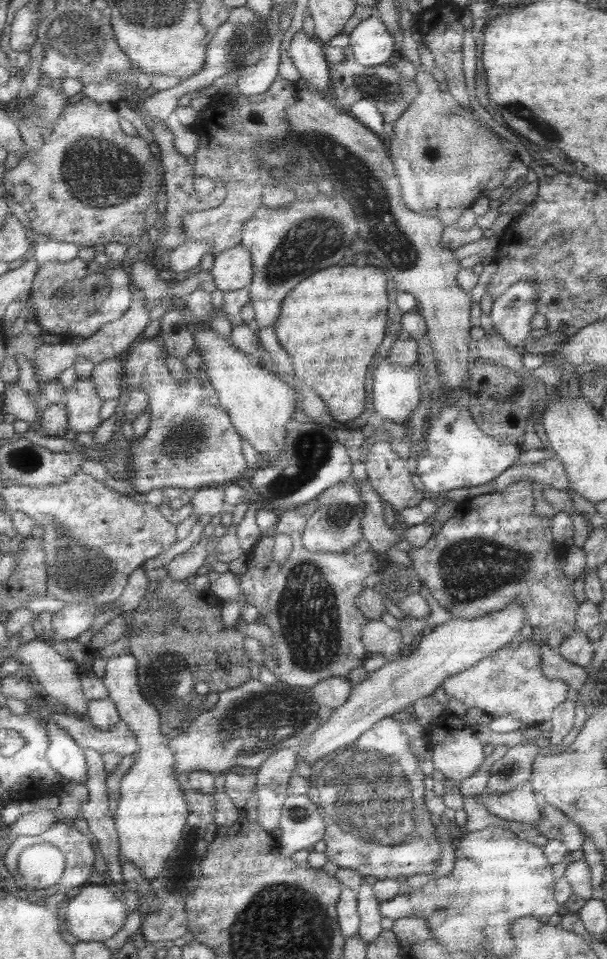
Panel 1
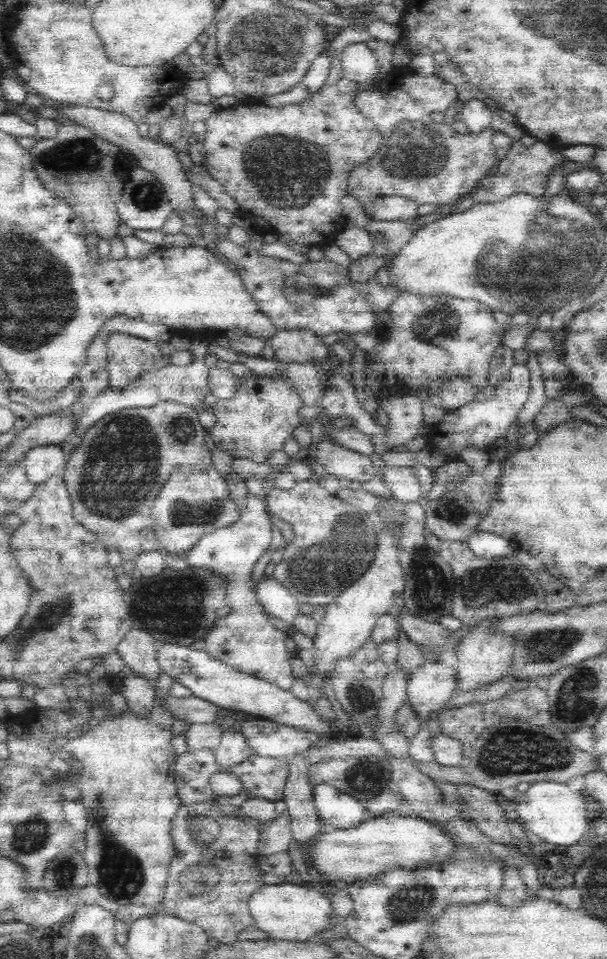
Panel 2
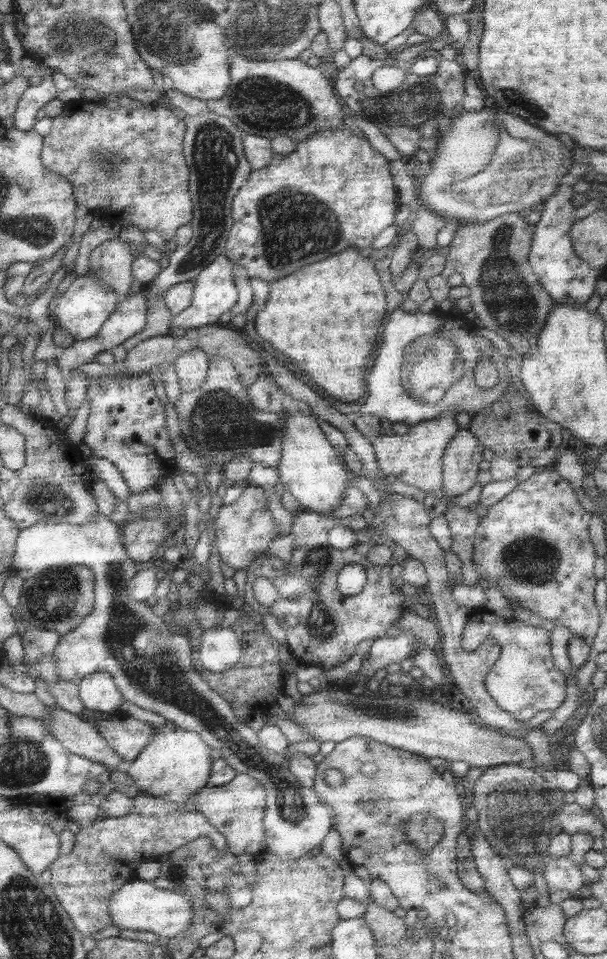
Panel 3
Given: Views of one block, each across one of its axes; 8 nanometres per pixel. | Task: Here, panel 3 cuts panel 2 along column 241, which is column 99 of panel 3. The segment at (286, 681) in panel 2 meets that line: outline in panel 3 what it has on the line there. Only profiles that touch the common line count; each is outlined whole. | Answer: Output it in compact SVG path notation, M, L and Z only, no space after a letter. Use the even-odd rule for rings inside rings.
M95 516L95 520L91 520L85 526L71 526L71 524L45 524L39 522L31 528L25 528L19 532L17 542L15 542L15 552L13 552L13 564L9 566L13 574L21 572L21 576L35 576L37 572L49 568L51 564L57 566L59 562L67 562L73 566L85 566L93 572L95 576L95 600L93 600L93 610L87 618L83 618L79 622L79 626L71 632L67 632L65 636L59 636L59 644L53 650L53 656L57 660L57 670L59 670L59 682L71 682L71 684L79 684L85 676L91 676L95 672L107 672L113 676L113 682L117 686L117 692L121 694L123 702L131 702L141 710L147 710L151 714L159 714L163 716L169 724L185 730L185 732L195 732L199 734L201 742L205 742L209 746L211 752L215 752L215 756L223 758L231 770L235 770L237 774L245 774L249 778L253 778L265 792L265 812L263 812L263 828L265 828L265 846L263 846L263 854L273 856L275 860L283 862L283 864L293 864L295 860L299 860L301 856L309 856L309 852L315 852L319 848L319 844L323 842L323 838L327 836L327 832L331 830L331 810L329 806L323 806L315 792L309 788L301 788L293 774L289 772L289 764L287 764L287 752L291 748L291 744L287 744L287 748L281 754L271 754L267 752L263 746L259 746L257 740L257 732L253 732L251 728L247 728L247 724L239 724L235 714L231 712L229 702L213 692L209 688L209 684L201 678L201 674L195 672L193 668L193 650L191 650L191 642L189 638L183 634L183 630L179 628L167 628L163 624L163 618L155 616L151 612L149 606L145 606L145 602L137 602L135 598L129 596L129 580L135 578L137 574L137 562L131 560L125 552L123 546L123 538L121 538L121 526L111 522L105 516ZM31 548L33 554L39 556L35 558L35 564L31 564ZM45 554L53 554L53 562L47 564L47 556ZM57 554L57 556L55 556Z

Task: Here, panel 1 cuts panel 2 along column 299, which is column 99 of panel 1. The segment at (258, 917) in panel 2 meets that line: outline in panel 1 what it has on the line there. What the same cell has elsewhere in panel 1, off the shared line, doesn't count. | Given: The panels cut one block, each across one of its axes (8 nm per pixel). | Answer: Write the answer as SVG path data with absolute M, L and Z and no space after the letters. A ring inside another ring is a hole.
M85 884L77 892L73 892L73 896L65 902L63 914L67 920L67 928L63 932L71 932L71 936L75 936L77 942L105 942L123 928L129 916L127 910L129 906L125 906L123 898L119 894L109 892L107 884L103 886Z

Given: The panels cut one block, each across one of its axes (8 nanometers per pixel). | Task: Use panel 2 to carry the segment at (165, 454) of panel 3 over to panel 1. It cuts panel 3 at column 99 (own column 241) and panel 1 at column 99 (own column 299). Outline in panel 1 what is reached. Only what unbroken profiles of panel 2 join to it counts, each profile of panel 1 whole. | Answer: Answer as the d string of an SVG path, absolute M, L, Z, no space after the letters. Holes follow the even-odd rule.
M79 380L65 388L65 412L67 412L67 432L69 436L77 434L93 434L97 426L103 422L99 418L99 410L103 406L103 398L97 396L91 380Z

